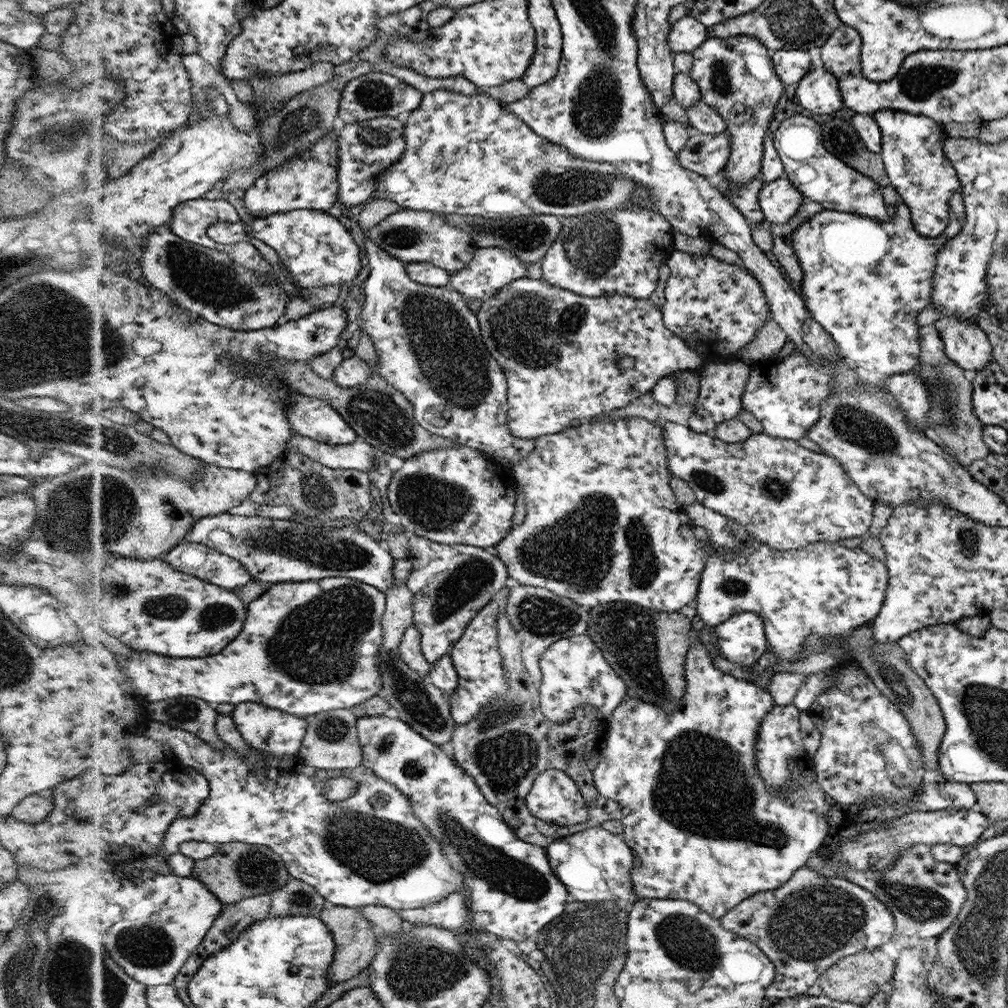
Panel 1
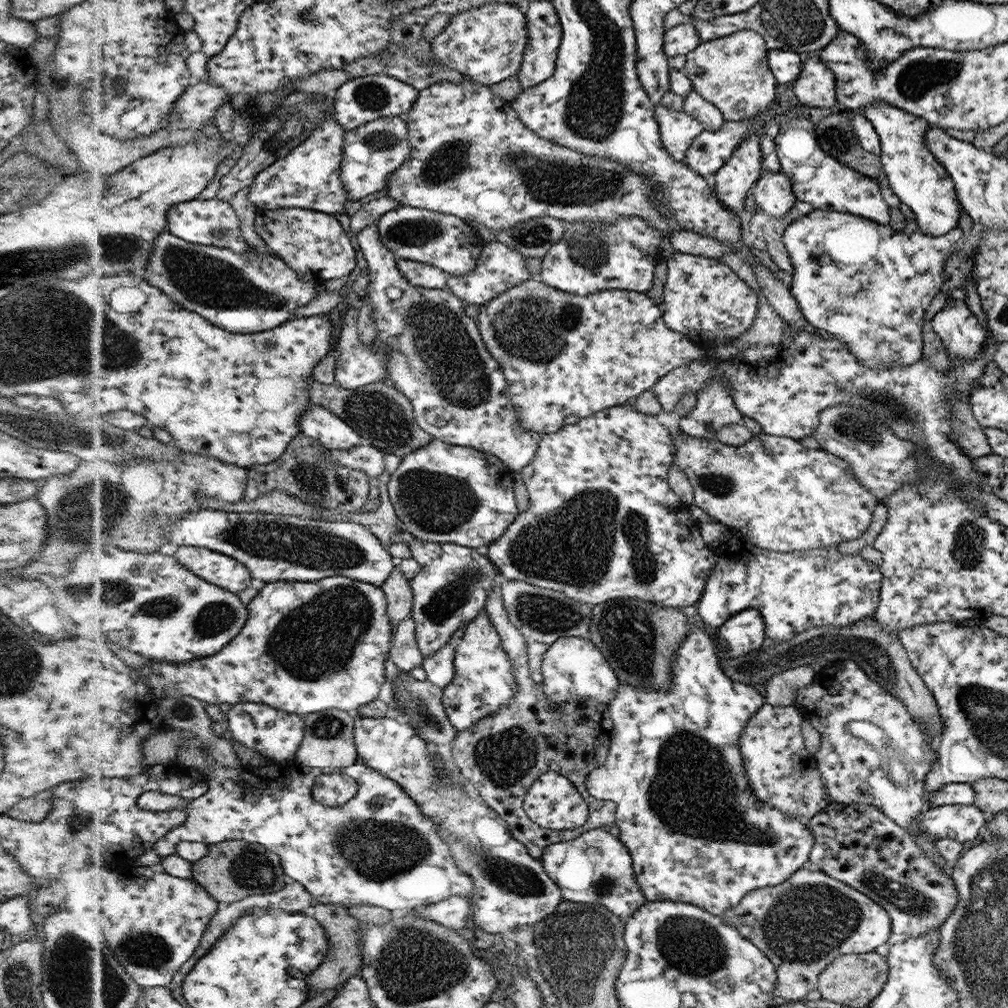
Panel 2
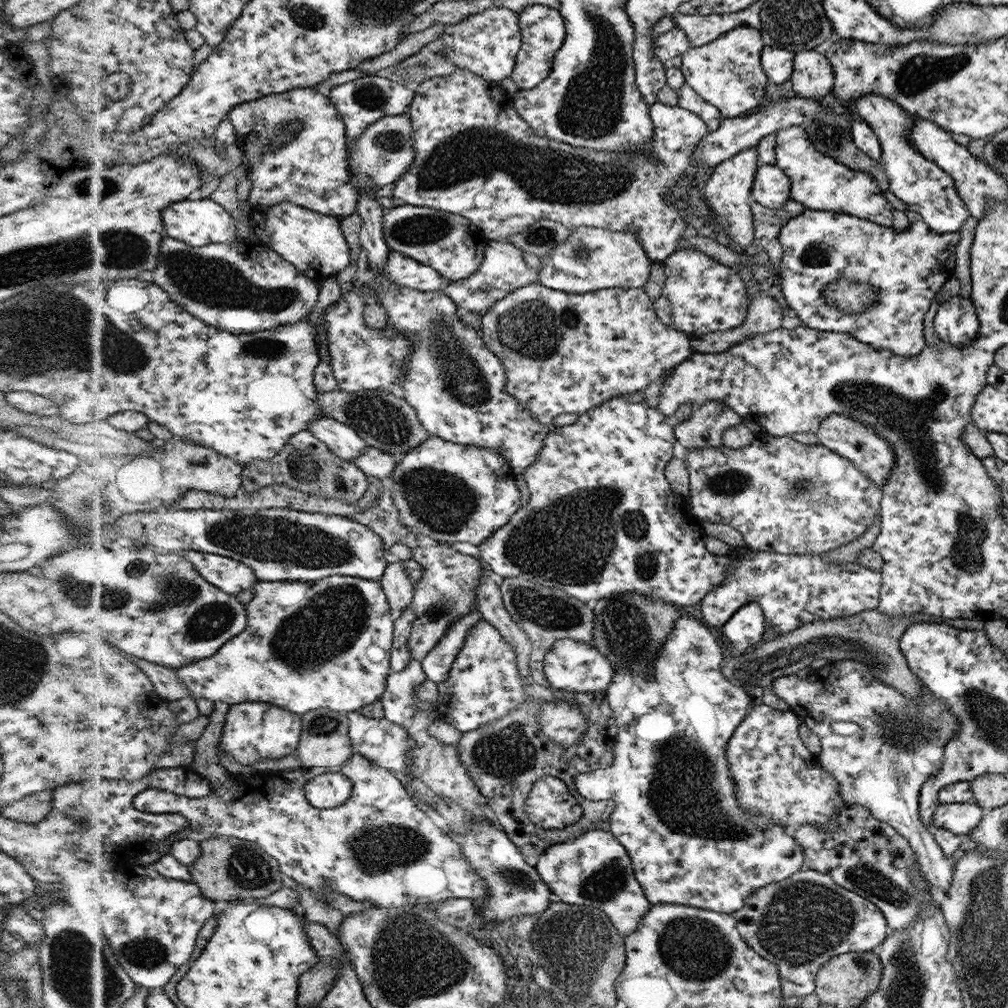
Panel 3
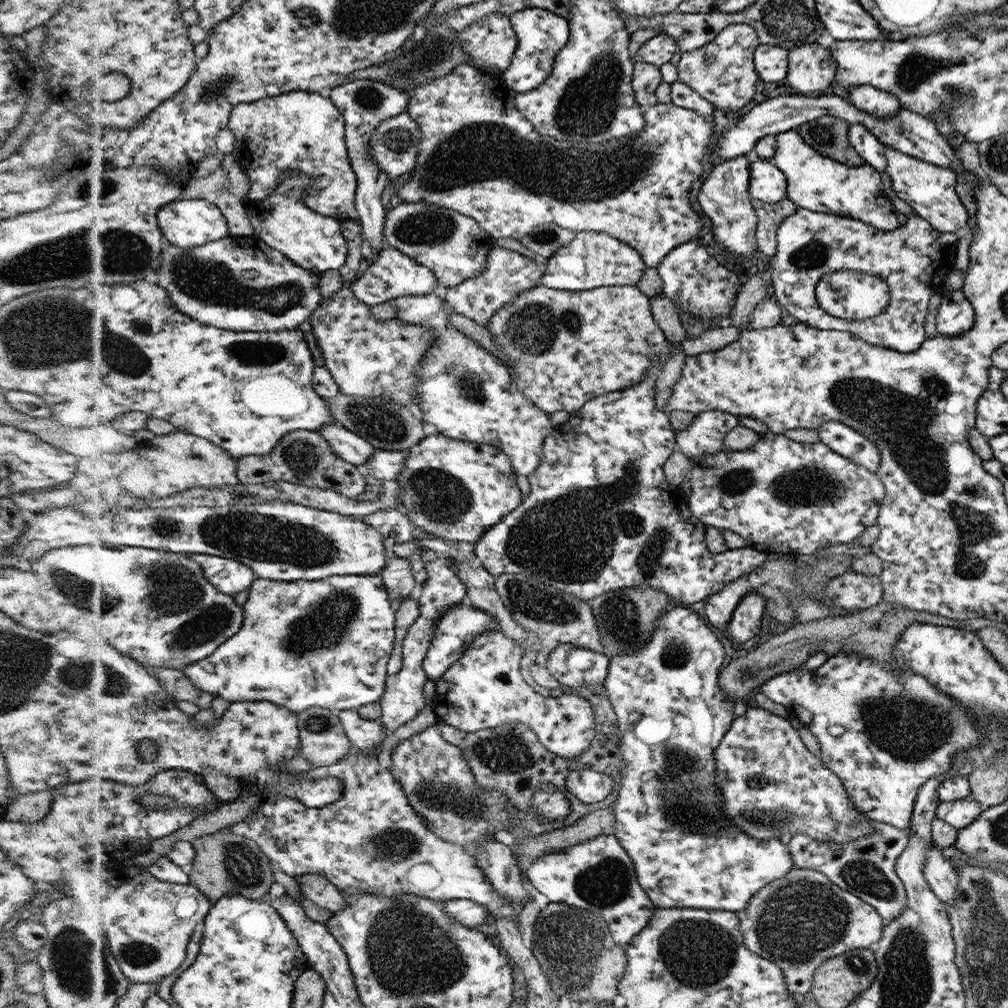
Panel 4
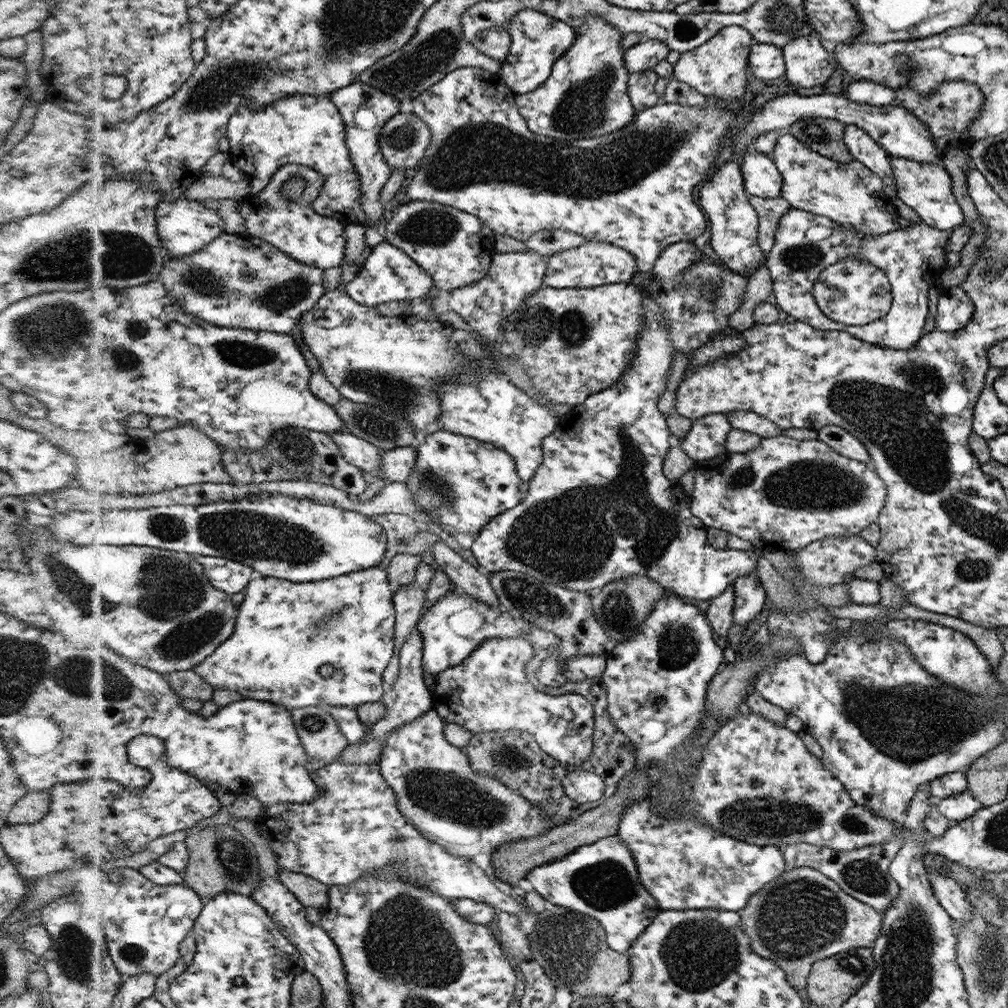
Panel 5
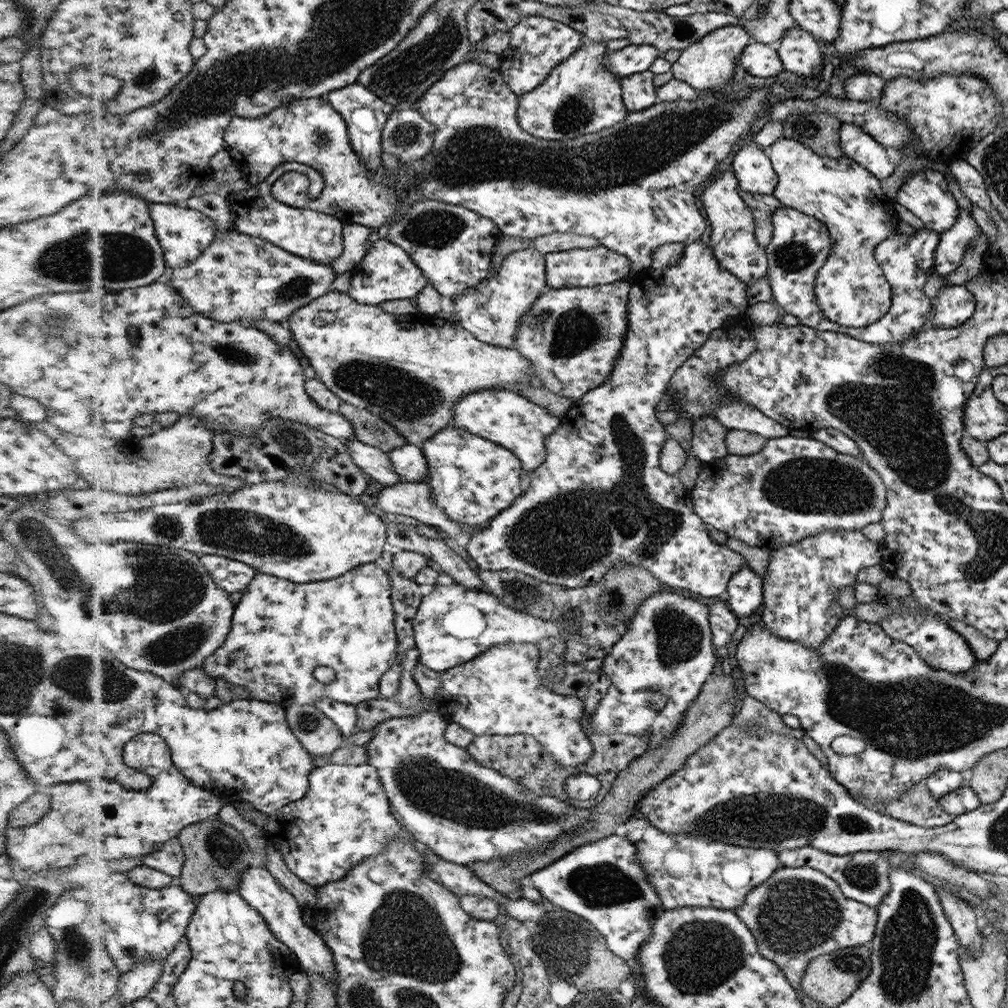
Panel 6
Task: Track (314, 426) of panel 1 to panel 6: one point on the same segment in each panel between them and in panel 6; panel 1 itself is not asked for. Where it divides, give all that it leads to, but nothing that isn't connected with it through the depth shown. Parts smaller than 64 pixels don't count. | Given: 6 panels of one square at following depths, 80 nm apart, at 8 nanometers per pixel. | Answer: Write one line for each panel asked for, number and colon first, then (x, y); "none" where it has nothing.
2: (321, 423)
3: (343, 440)
4: (350, 446)
5: (363, 454)
6: (375, 463)

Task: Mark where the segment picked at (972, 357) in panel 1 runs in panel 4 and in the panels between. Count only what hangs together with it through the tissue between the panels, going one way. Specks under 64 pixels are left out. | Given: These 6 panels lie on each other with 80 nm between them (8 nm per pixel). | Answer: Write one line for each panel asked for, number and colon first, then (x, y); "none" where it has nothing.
2: (957, 327)
3: (957, 322)
4: (956, 315)

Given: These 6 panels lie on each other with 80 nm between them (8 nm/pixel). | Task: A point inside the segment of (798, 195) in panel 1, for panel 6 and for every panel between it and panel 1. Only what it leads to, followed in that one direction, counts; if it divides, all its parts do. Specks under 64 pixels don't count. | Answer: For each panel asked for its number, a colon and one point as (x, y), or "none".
2: (773, 193)
3: (772, 188)
4: (768, 182)
5: (762, 177)
6: (752, 165)

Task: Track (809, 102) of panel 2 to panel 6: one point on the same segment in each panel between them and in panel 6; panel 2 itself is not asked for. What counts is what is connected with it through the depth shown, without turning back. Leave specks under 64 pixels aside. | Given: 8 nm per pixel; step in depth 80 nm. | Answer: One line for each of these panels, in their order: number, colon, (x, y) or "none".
3: (814, 77)
4: (812, 69)
5: (808, 64)
6: (800, 52)

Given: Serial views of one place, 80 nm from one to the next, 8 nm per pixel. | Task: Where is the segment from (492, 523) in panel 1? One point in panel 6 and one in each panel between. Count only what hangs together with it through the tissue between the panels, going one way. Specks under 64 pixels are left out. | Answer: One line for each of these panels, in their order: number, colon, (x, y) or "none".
2: (443, 493)
3: (453, 493)
4: (456, 490)
5: (458, 482)
6: (474, 479)

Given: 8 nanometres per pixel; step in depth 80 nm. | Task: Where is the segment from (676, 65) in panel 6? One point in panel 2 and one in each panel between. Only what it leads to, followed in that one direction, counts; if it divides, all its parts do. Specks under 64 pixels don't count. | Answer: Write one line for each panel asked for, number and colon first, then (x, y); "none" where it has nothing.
2: (733, 72)
3: (728, 72)
4: (723, 71)
5: (718, 67)

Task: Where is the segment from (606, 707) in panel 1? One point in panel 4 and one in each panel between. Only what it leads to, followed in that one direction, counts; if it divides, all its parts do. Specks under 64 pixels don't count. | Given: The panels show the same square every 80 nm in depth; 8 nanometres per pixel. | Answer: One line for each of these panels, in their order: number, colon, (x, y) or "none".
2: (573, 667)
3: (570, 665)
4: (571, 666)

